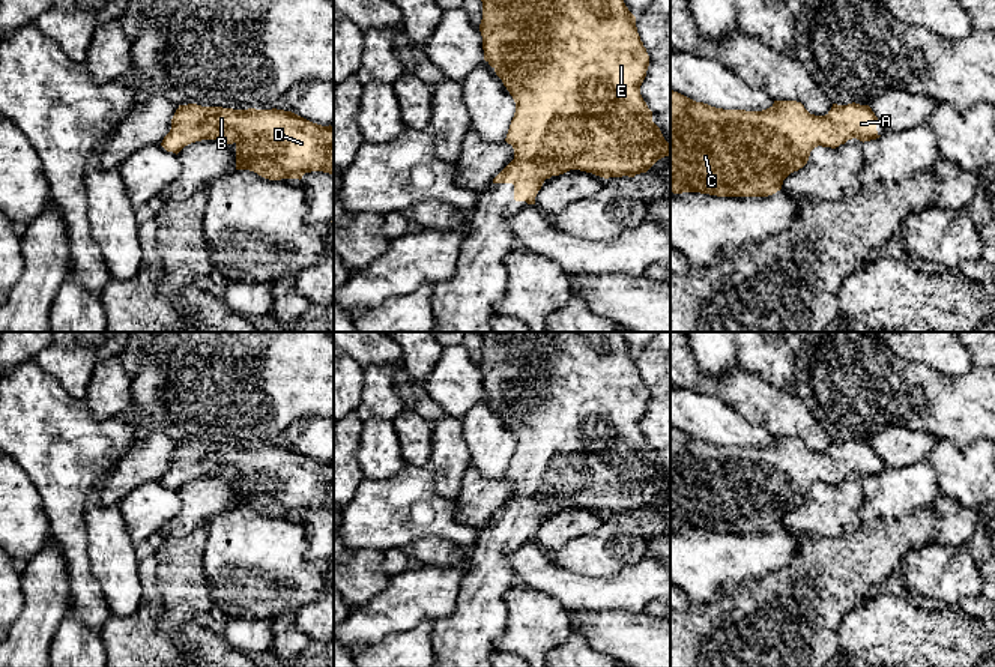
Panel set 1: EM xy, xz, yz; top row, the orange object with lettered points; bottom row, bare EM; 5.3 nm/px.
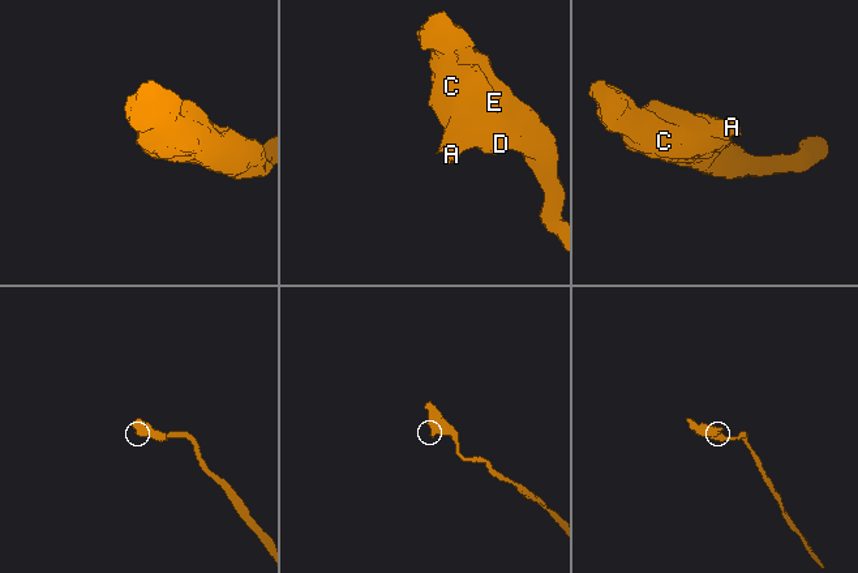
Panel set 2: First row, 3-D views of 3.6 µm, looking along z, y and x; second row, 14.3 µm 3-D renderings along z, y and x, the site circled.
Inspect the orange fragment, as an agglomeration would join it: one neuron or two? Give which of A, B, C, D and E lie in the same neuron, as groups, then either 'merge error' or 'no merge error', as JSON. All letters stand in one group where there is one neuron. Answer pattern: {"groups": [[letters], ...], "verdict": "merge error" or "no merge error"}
{"groups": [["A", "B", "C", "D", "E"]], "verdict": "no merge error"}

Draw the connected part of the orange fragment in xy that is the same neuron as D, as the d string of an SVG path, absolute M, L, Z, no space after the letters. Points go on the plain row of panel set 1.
M179 442L171 455L171 466L161 482L177 491L185 482L201 476L234 479L236 506L250 506L269 517L301 517L305 509L311 508L334 512L334 464L313 460L292 448Z

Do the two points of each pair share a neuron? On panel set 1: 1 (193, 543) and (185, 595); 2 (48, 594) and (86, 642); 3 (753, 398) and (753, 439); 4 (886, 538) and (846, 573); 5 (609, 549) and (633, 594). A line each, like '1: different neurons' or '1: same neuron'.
1: same neuron
2: different neurons
3: different neurons
4: same neuron
5: different neurons

